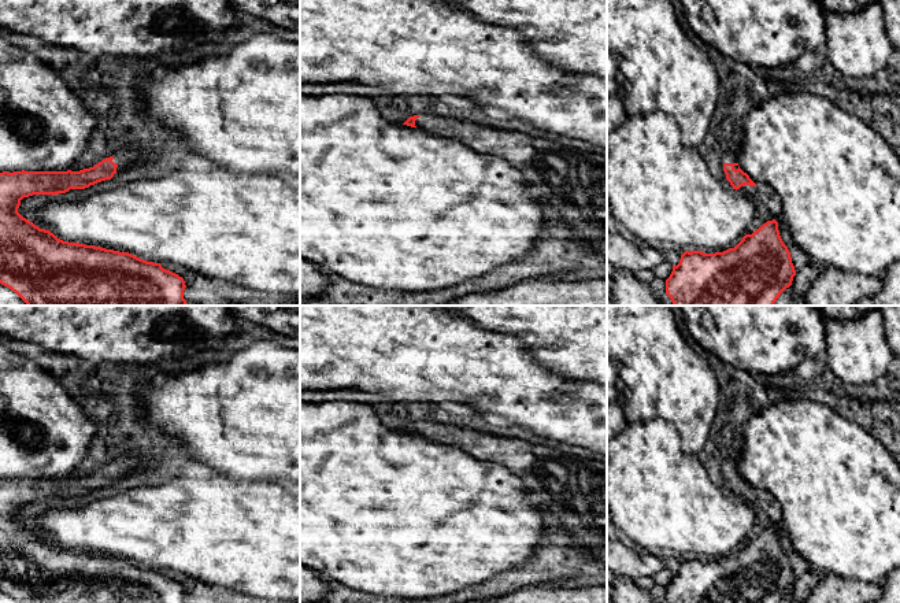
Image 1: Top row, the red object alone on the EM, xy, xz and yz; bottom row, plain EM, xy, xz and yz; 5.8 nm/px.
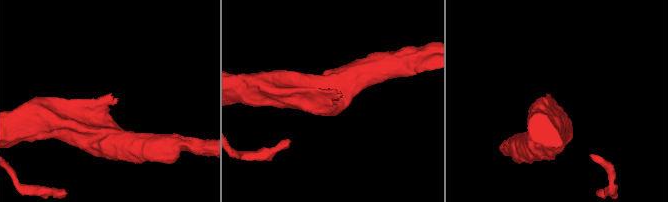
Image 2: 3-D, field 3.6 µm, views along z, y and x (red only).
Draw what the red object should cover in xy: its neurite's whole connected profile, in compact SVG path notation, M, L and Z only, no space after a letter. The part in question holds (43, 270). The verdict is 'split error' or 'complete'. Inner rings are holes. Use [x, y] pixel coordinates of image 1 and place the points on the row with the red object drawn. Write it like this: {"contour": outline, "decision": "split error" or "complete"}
{"contour": "M116 152L79 171L0 173L0 284L27 306L189 306L184 299L184 278L160 263L147 262L129 252L63 241L18 212L23 197L85 189L111 180L118 169L123 170L134 162L134 152Z", "decision": "split error"}

